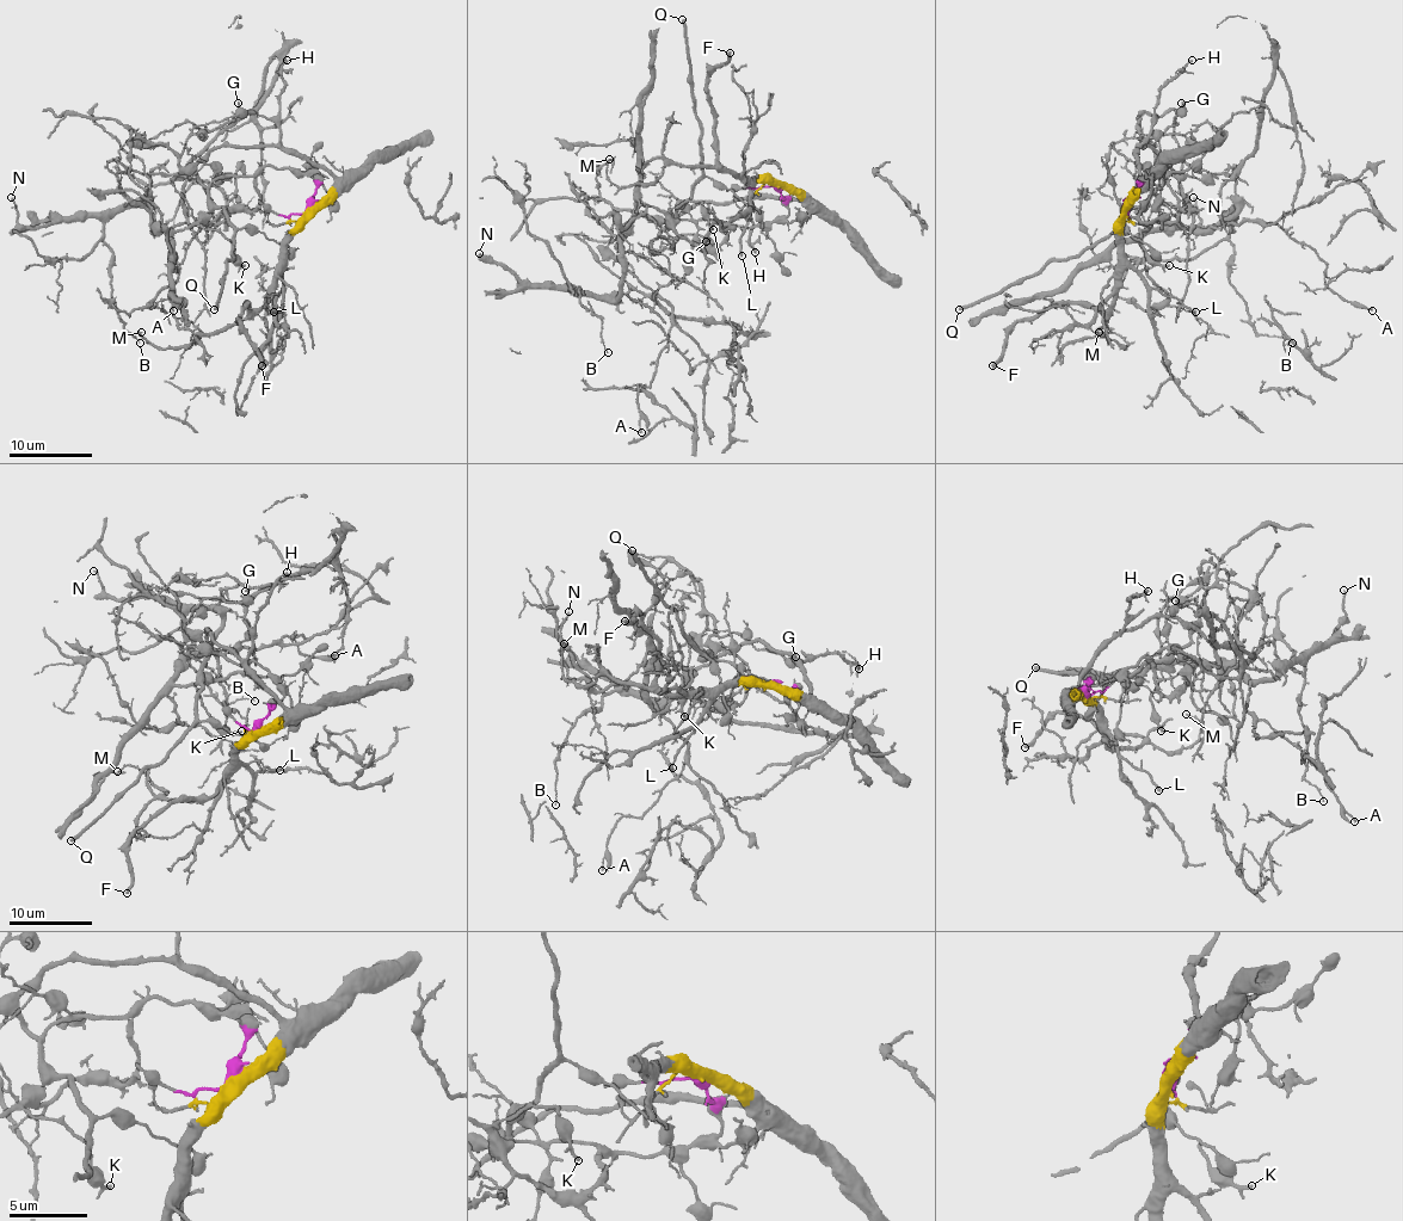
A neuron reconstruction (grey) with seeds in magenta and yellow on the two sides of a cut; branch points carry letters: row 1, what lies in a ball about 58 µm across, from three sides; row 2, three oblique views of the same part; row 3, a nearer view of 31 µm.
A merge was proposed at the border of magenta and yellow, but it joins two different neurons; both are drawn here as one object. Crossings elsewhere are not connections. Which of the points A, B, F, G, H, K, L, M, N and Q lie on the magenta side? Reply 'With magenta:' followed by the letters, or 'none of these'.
With magenta: A, B, G, K, N, Q

